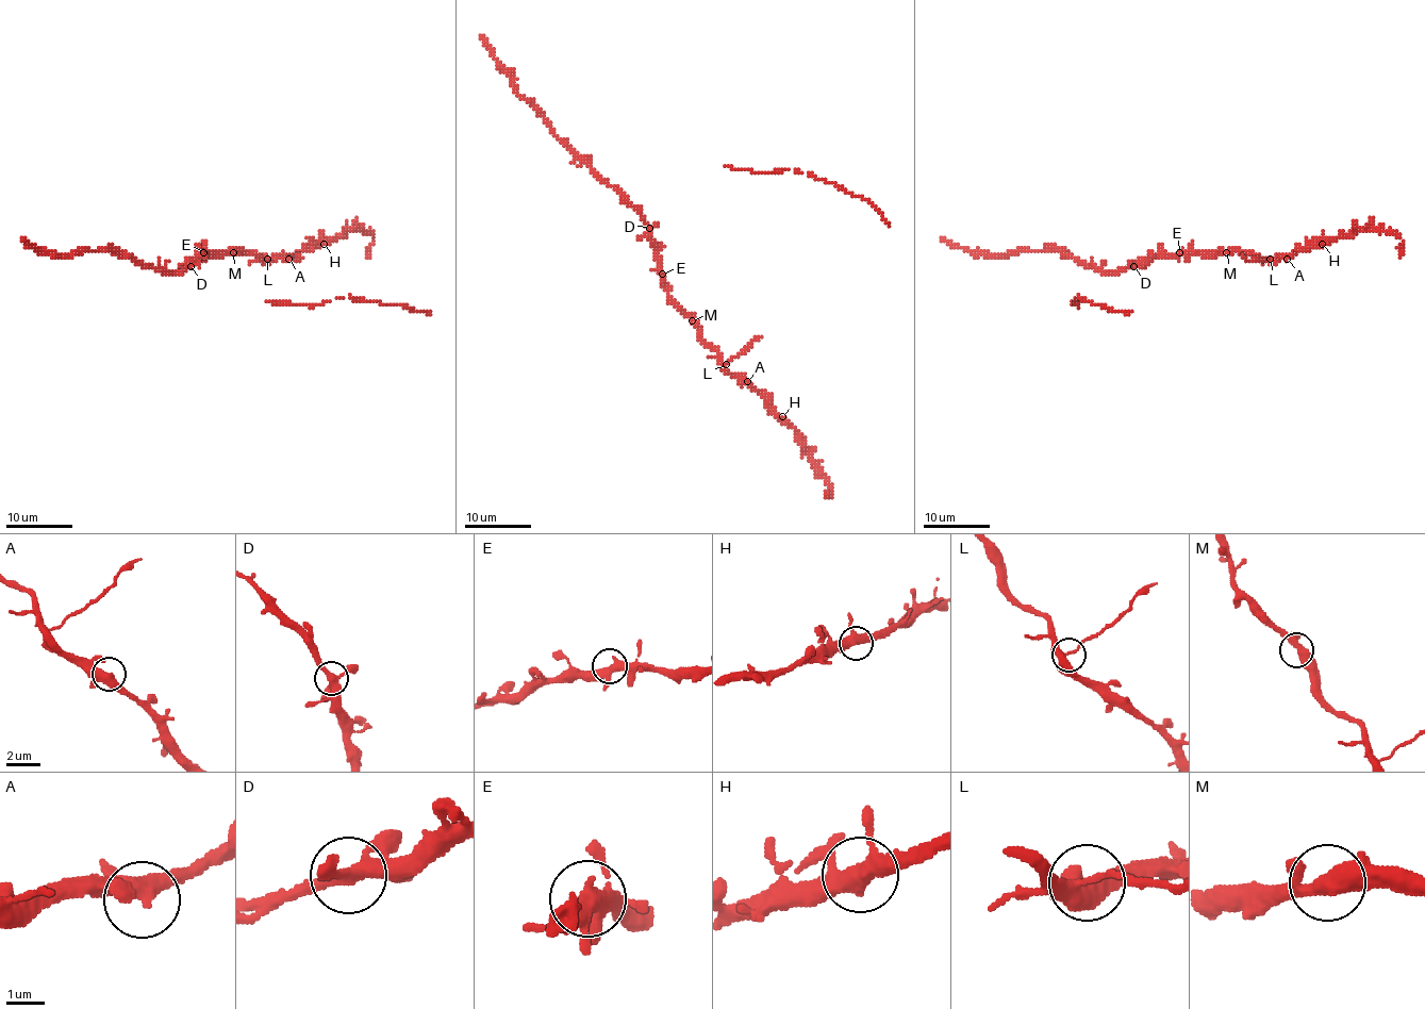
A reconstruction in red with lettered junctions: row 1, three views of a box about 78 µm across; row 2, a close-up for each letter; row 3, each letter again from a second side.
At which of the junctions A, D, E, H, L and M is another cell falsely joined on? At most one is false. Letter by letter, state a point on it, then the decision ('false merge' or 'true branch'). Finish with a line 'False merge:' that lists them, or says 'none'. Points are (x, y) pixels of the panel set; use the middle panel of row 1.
A: (747, 381) | true branch
D: (649, 228) | true branch
E: (662, 274) | true branch
H: (782, 416) | true branch
L: (726, 364) | true branch
M: (692, 320) | true branch
False merge: none

